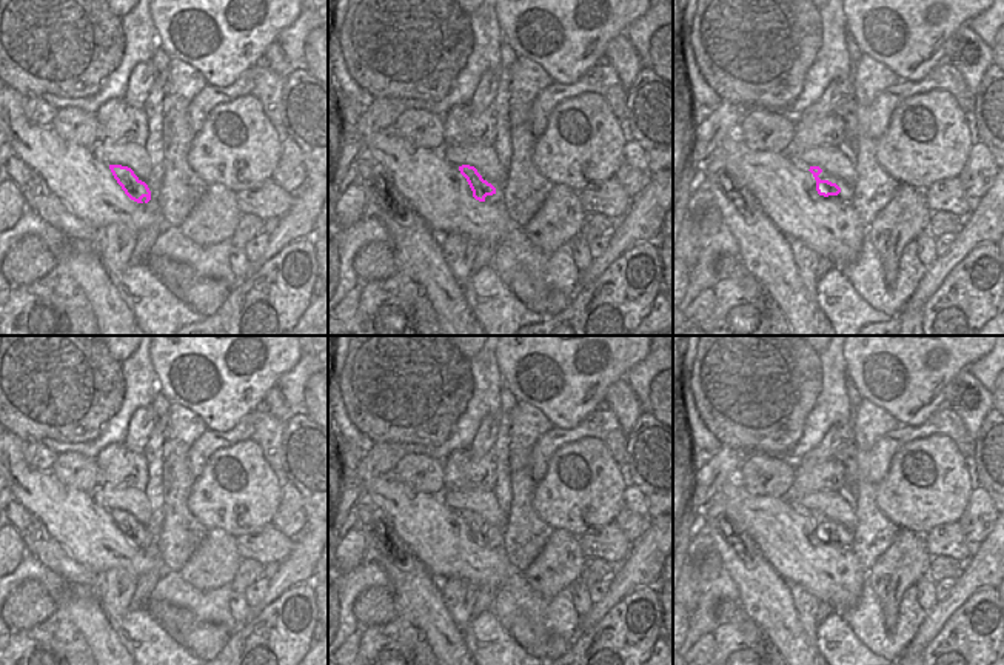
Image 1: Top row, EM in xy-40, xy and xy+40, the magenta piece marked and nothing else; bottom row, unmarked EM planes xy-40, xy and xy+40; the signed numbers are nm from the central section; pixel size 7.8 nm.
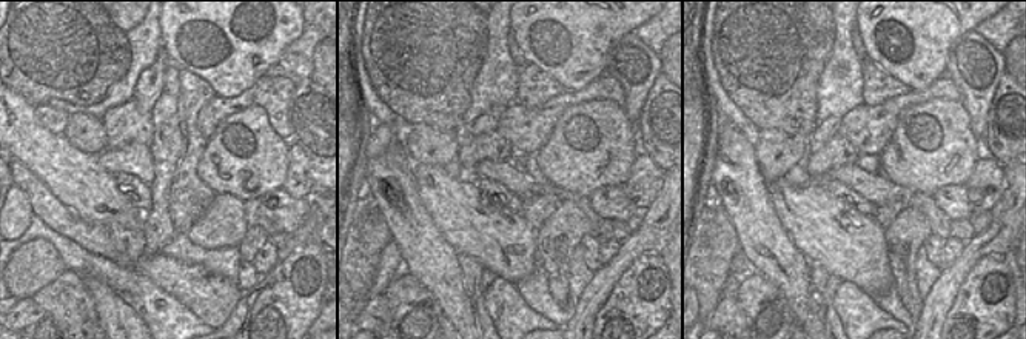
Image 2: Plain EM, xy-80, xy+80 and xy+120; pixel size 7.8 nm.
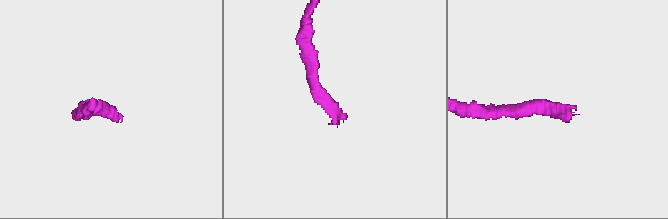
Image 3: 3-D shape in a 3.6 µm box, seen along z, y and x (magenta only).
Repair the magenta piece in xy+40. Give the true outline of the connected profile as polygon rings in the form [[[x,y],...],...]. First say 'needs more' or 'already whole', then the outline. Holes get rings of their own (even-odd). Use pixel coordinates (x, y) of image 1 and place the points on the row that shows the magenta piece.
needs more; [[[819,166],[808,169],[816,180],[816,191],[819,195],[828,197],[832,202],[850,203],[853,200],[853,188],[845,182],[833,177]]]

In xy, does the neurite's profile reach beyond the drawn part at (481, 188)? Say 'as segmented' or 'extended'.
extended

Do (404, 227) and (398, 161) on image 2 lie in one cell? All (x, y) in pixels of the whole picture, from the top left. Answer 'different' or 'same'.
same

